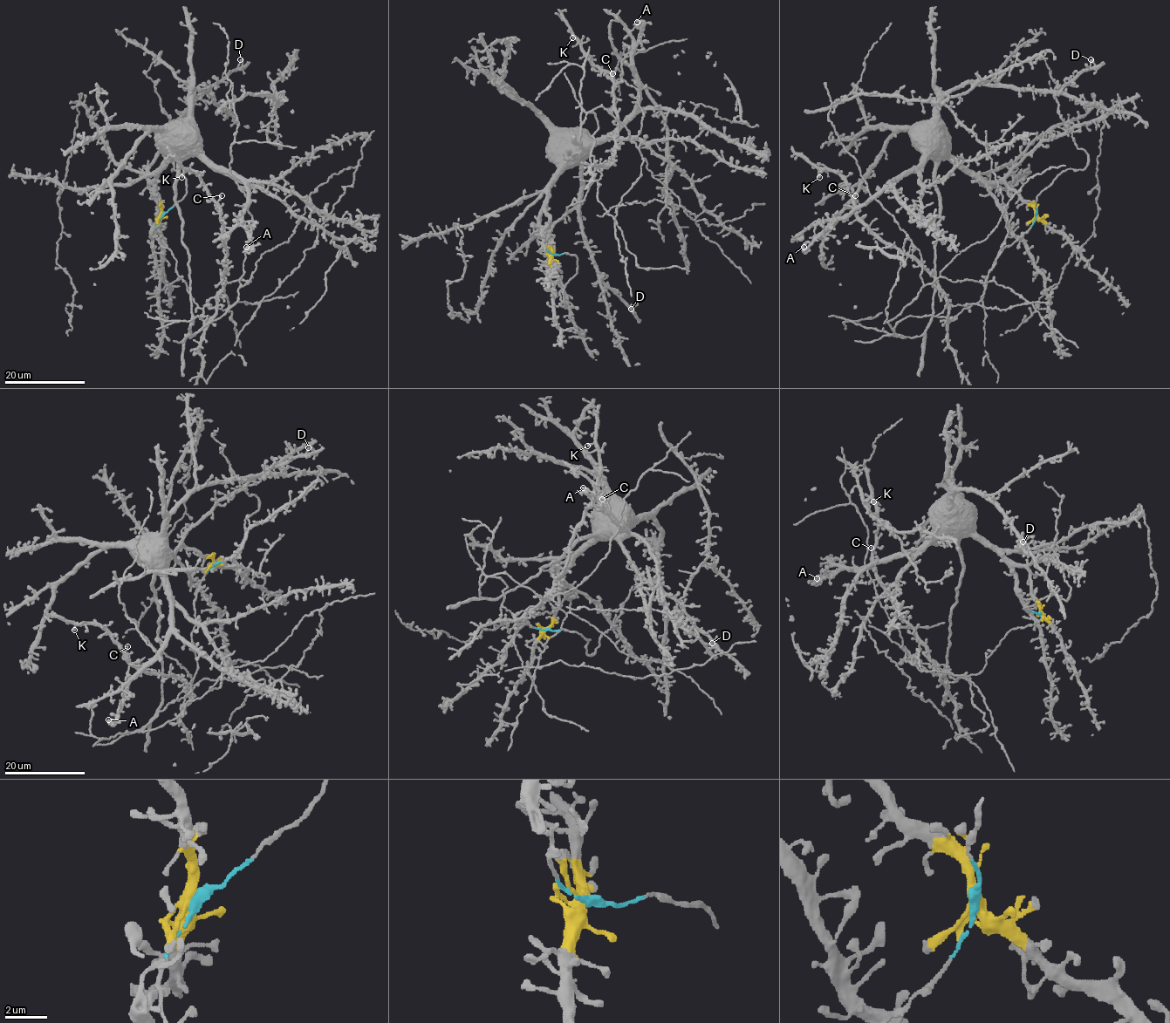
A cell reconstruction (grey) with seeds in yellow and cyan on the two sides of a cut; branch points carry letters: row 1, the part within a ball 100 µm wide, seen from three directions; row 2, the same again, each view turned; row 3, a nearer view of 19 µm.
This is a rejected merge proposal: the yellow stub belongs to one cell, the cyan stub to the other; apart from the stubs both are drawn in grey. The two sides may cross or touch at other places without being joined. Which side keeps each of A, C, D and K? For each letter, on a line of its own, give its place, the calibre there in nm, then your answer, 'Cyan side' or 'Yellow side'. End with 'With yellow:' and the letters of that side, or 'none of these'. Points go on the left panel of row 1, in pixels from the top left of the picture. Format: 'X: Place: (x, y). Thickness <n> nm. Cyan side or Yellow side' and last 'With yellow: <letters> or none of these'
A: Place: (246, 247). Thickness 400 nm. Yellow side
C: Place: (222, 195). Thickness 170 nm. Cyan side
D: Place: (240, 59). Thickness 150 nm. Yellow side
K: Place: (181, 177). Thickness 440 nm. Cyan side
With yellow: A, D

